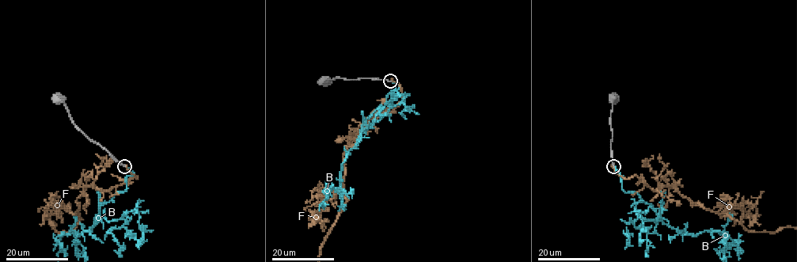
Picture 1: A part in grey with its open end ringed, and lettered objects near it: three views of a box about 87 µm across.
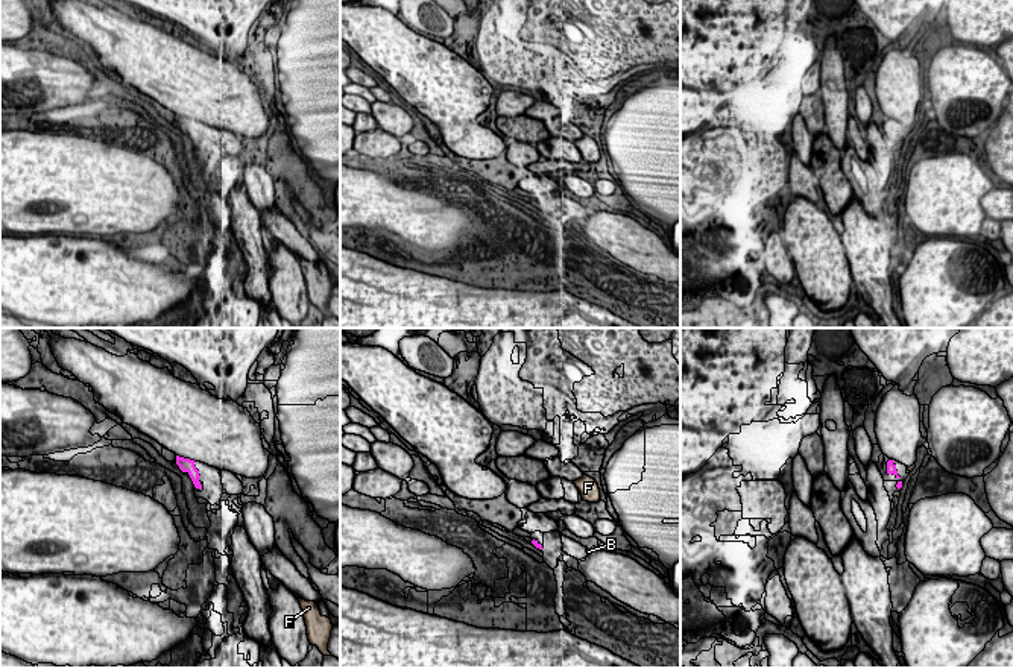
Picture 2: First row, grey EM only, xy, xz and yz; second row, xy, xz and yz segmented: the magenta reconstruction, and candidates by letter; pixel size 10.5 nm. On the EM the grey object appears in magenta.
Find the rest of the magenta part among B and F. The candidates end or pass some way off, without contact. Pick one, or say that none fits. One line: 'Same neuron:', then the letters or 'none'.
Same neuron: B

